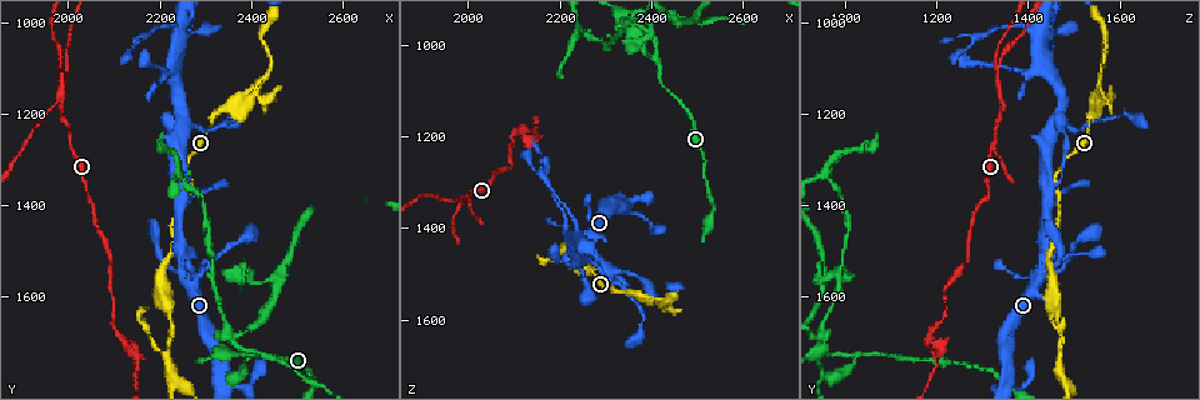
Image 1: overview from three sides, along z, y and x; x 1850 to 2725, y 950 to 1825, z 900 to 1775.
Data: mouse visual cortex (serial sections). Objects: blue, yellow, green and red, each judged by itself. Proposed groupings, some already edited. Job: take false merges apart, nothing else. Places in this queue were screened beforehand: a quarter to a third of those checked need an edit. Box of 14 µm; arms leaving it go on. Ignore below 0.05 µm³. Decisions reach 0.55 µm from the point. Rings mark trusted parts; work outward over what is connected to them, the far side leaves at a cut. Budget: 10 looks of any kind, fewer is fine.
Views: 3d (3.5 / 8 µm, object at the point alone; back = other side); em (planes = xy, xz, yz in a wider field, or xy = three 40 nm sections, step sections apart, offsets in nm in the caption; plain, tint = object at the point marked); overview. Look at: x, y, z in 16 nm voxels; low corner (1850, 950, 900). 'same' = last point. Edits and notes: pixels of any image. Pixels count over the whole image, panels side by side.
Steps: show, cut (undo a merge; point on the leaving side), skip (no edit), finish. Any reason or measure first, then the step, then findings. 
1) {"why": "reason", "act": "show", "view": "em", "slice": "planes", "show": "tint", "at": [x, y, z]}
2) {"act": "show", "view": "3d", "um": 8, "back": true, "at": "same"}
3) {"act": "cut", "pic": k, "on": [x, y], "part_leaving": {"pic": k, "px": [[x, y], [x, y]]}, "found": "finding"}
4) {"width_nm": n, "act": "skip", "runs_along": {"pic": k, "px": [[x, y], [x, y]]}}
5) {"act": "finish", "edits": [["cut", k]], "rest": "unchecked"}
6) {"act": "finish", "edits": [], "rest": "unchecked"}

{"why": "arms part here", "act": "show", "view": "3d", "um": 3.5, "at": [2420, 1730, 1030]}

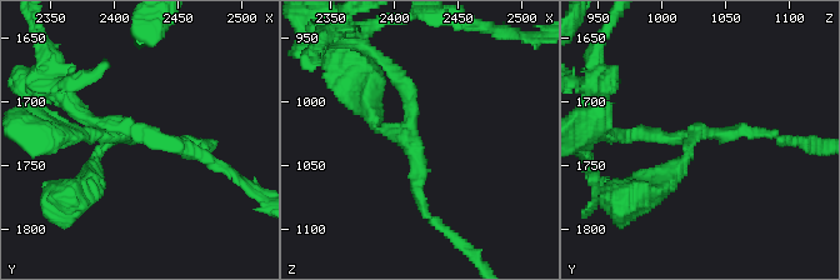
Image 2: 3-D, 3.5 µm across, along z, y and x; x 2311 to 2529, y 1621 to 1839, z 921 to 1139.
{"arms": 3, "arm_widths_nm": [150, 150, 200], "why": "now the EM", "act": "show", "view": "em", "slice": "xy", "step": 3, "show": "tint", "at": [2416, 1726, 1036]}

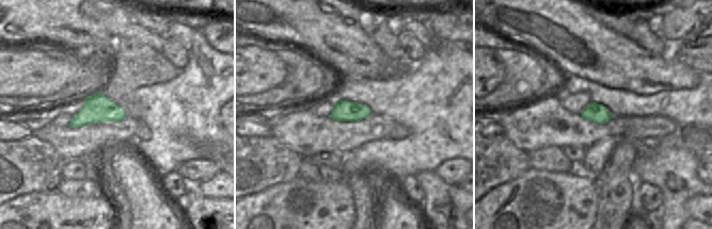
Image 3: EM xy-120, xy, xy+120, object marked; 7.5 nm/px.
{"why": "another direction", "act": "show", "view": "em", "slice": "xy", "step": 2, "show": "tint", "at": "same"}

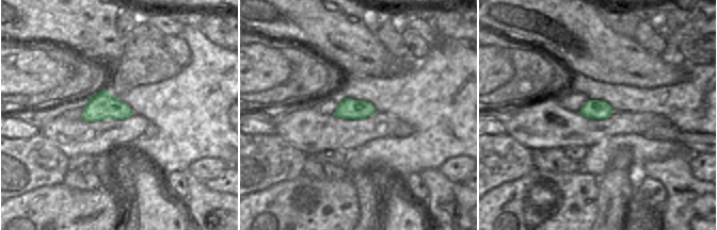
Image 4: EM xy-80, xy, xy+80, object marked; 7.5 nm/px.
{"act": "skip", "runs_along": {"pic": 2, "px": [[433, 221], [414, 183], [410, 90], [390, 68]]}, "found": "continuous, no second cell"}

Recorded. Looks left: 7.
{"why": "side arm on a straight run", "act": "show", "view": "3d", "um": 3.5, "at": [2340, 1190, 1535]}

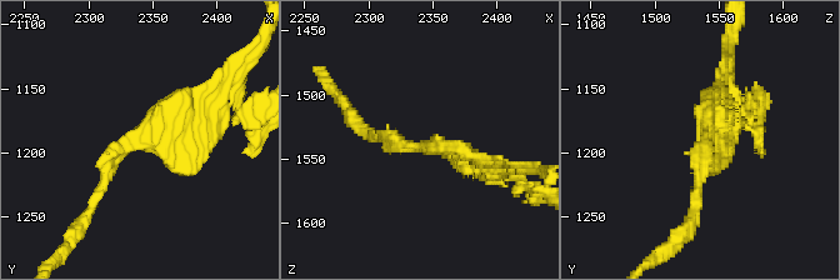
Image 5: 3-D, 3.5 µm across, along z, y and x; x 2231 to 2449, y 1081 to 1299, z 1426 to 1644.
{"arms": 3, "arm_widths_nm": [150, 250, 300], "act": "show", "view": "em", "slice": "planes", "show": "tint", "at": [2344, 1186, 1542]}

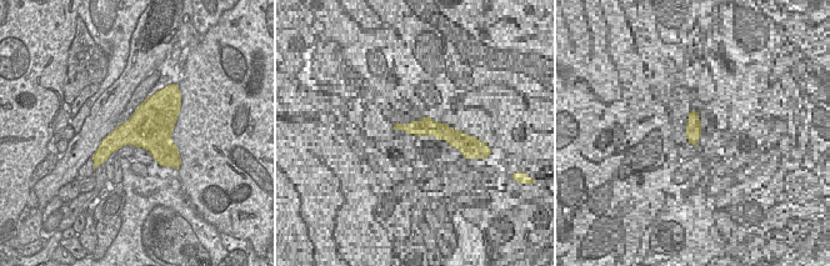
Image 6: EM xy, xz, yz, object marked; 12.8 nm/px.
{"width_nm": 550, "act": "skip", "runs_along": {"pic": 5, "px": [[94, 199], [109, 160], [209, 88]]}, "found": "one cell here"}

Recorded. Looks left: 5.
{"why": "small branch off a trunk", "act": "show", "view": "3d", "um": 8, "at": [2250, 1220, 1455]}

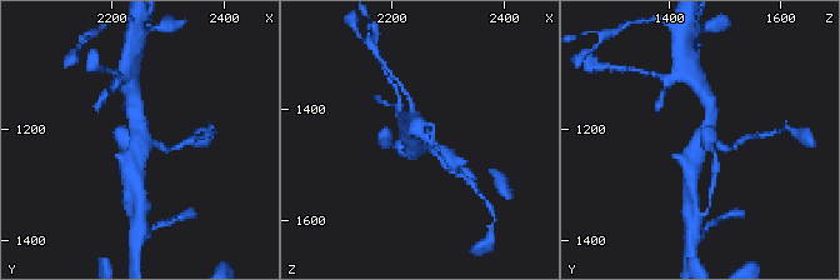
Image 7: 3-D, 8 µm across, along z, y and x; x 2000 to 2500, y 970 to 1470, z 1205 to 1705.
{"why": "need the tissue", "act": "show", "view": "em", "slice": "xy", "step": 5, "show": "tint", "at": [2255, 1220, 1455]}

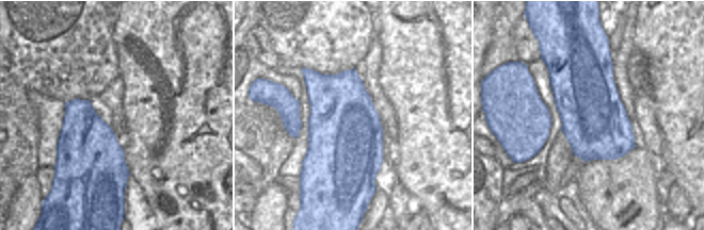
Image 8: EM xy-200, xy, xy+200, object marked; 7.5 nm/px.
{"act": "skip", "runs_along": {"pic": 7, "px": [[690, 175], [708, 130], [710, 109]]}, "found": "all the same cell"}

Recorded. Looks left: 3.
{"act": "show", "view": "3d", "um": 3.5, "at": [1985, 1170, 1340]}

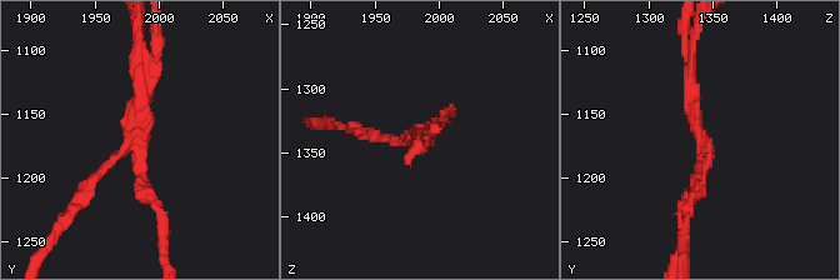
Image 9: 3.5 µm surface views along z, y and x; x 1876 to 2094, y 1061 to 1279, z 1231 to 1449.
{"arms": 3, "arm_widths_nm": [150, 150, 200], "why": "now the EM", "act": "show", "view": "em", "slice": "xy", "step": 2, "show": "tint", "at": [1982, 1178, 1346]}

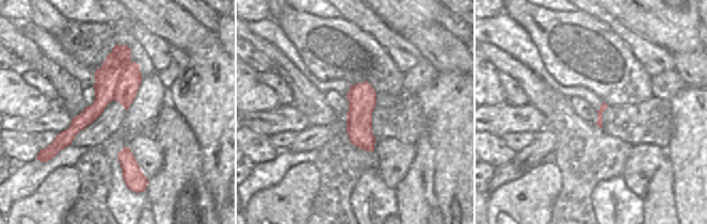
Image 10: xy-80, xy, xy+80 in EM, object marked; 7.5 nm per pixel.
{"act": "cut", "pic": 9, "on": [371, 138], "found": "two cells meet here"}

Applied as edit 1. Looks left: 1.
{"act": "finish", "edits": [["cut", 9]], "rest": "unchecked"}

